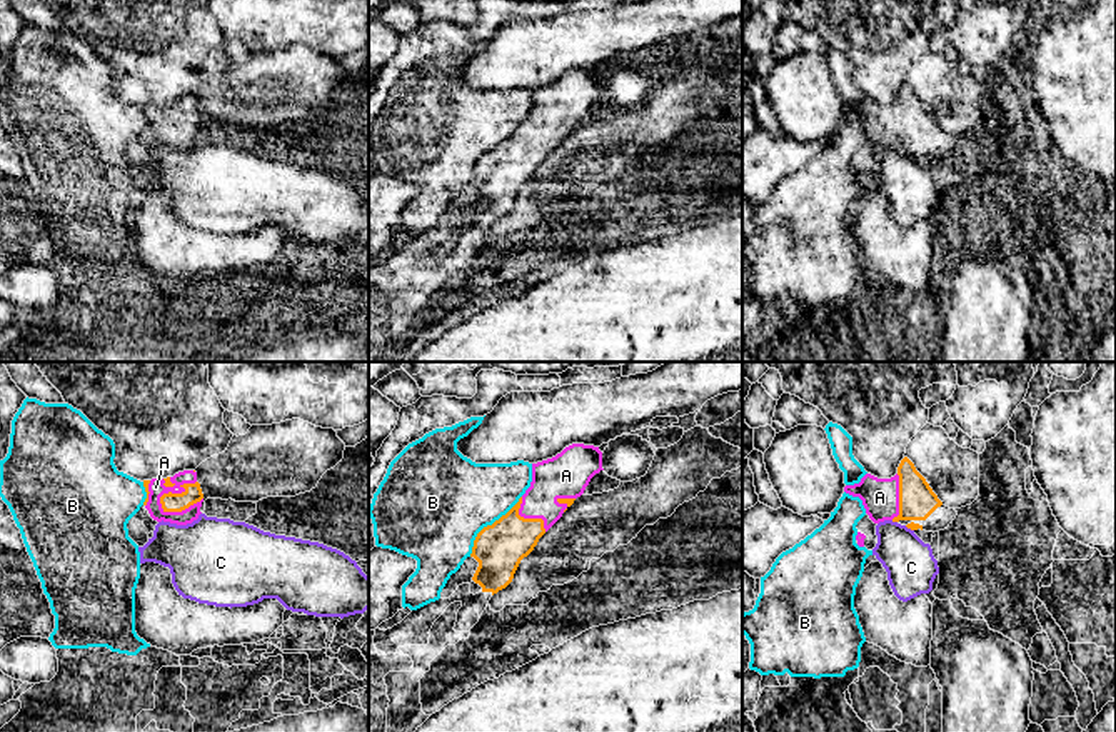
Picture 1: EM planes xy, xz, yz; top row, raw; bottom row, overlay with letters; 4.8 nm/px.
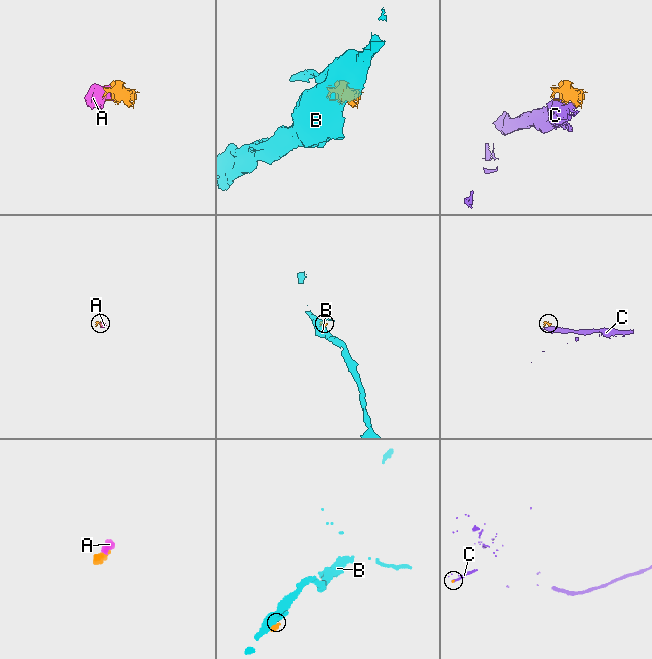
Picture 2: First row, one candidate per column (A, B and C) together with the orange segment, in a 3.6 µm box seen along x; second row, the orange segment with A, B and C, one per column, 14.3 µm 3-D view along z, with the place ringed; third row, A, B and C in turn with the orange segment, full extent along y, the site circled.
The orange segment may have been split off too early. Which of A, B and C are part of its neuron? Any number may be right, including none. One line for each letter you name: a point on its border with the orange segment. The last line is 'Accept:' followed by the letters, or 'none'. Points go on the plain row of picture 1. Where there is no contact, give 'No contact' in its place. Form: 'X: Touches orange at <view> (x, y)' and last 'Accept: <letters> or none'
A: Touches orange at xy (174, 120)
Accept: A

